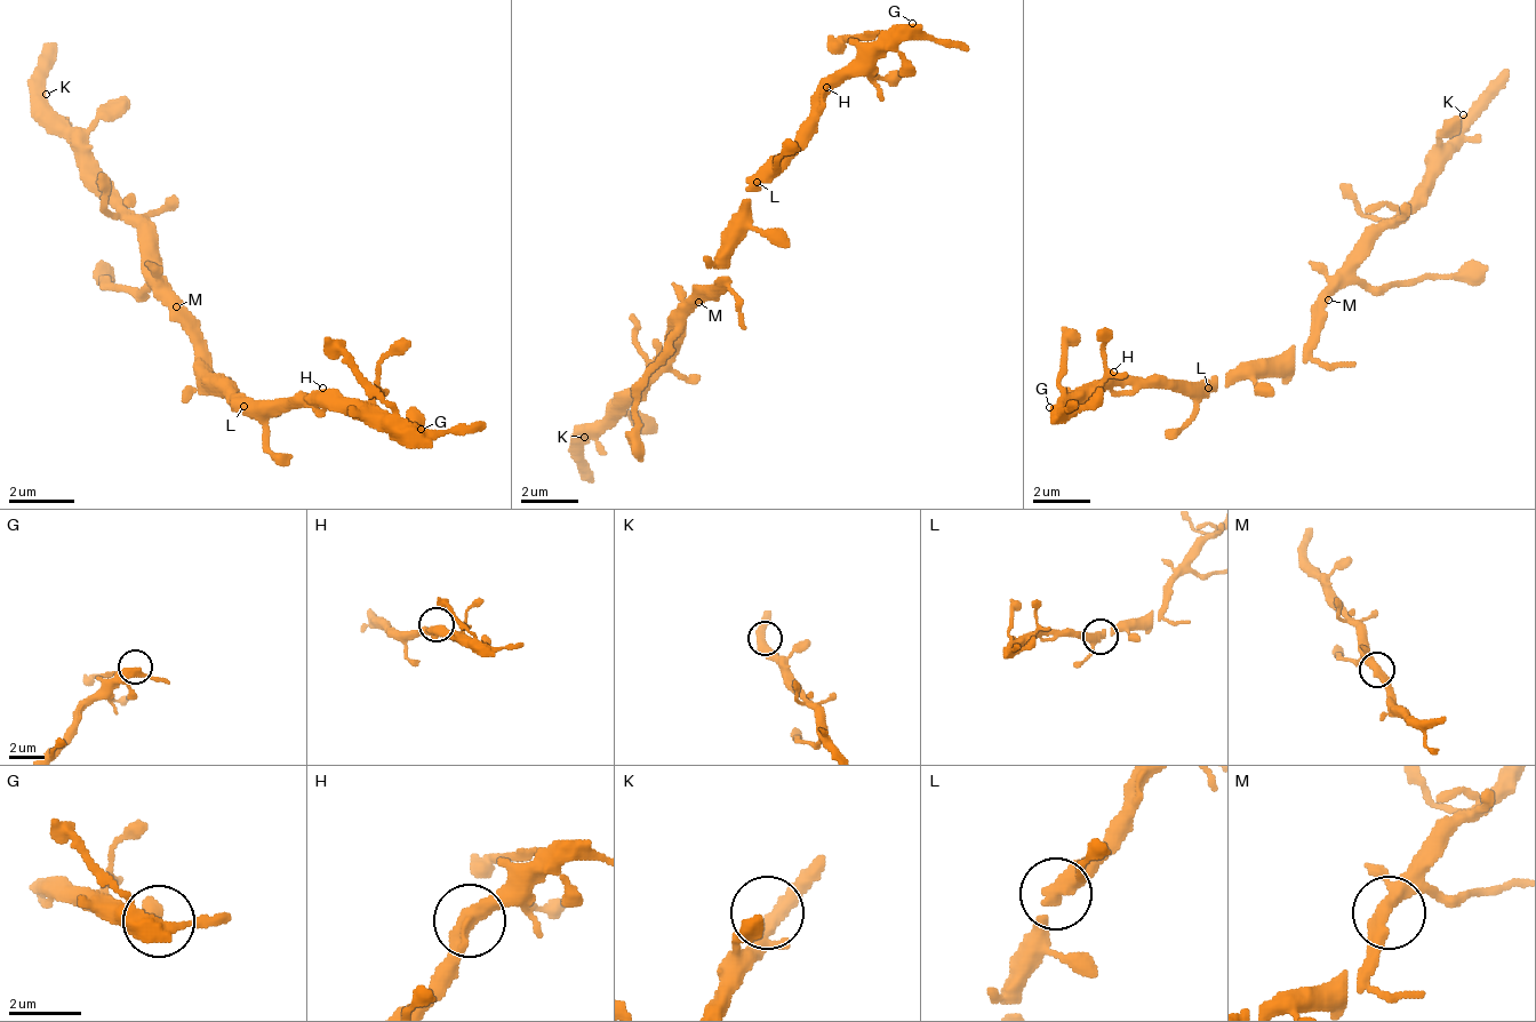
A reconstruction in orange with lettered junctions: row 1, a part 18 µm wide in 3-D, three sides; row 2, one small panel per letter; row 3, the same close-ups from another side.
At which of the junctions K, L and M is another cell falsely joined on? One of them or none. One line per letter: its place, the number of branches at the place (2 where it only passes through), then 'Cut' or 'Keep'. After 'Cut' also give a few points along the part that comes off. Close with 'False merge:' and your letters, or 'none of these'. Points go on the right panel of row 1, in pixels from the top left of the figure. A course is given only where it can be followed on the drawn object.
K: Place: (1463, 114). Branches: 3. Keep
L: Place: (1208, 388). Branches: 3. Keep
M: Place: (1328, 300). Branches: 3. Keep
False merge: none of these

